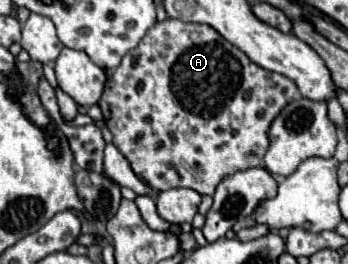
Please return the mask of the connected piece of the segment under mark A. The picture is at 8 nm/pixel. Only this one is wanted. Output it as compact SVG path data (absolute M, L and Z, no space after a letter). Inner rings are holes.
M165 19L155 23L139 41L139 47L131 49L109 75L99 107L105 125L113 133L113 145L125 155L135 175L145 179L153 189L187 187L199 191L199 195L213 195L223 177L263 165L263 155L269 147L267 129L295 93L297 87L291 79L257 67L213 27Z

